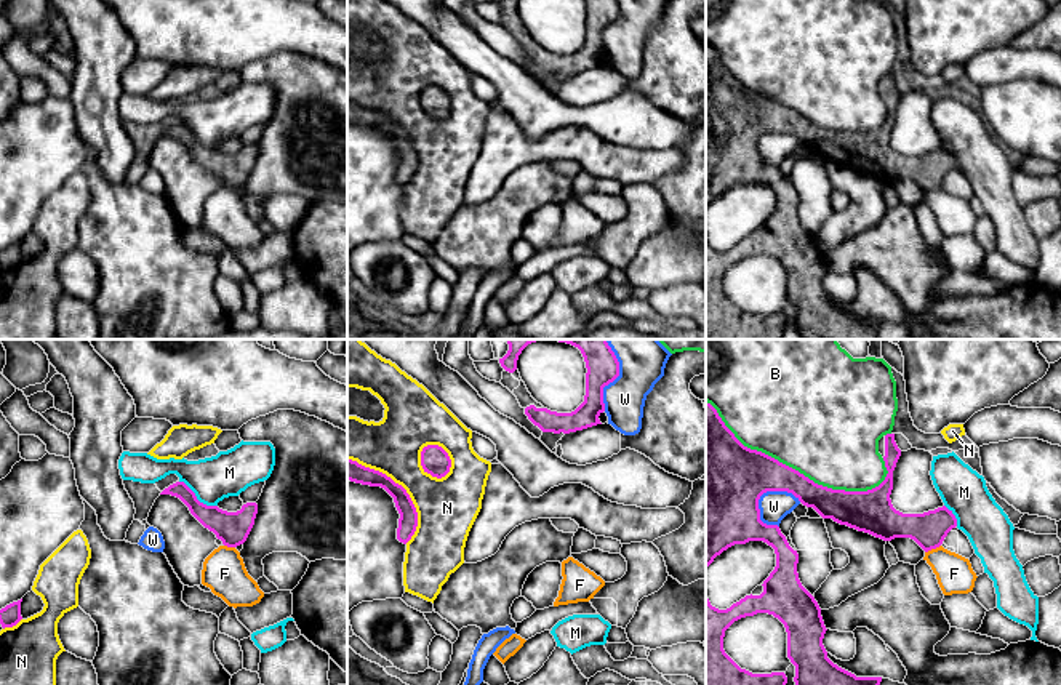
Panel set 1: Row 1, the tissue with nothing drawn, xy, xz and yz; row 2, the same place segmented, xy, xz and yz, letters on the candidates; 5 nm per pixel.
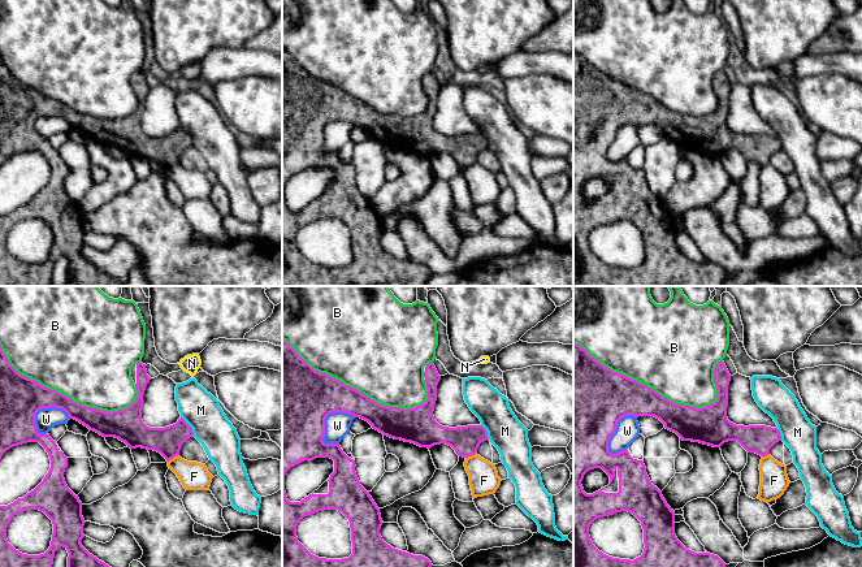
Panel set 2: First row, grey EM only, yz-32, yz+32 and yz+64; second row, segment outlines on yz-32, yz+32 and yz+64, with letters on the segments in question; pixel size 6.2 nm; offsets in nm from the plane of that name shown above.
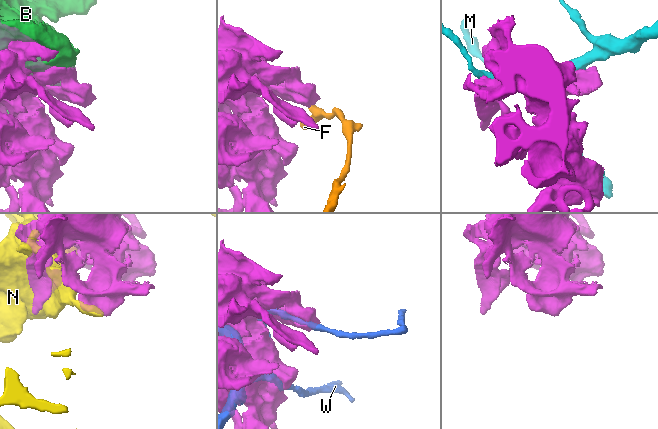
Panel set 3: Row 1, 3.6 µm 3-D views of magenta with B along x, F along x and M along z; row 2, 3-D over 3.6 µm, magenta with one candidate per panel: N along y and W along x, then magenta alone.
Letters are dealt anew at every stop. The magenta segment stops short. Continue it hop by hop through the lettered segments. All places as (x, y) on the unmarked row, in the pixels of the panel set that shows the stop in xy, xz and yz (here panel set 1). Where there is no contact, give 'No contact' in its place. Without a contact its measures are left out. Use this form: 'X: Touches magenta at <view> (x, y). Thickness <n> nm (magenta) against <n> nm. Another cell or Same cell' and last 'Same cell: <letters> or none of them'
B: Touches magenta at yz (794, 111). Thickness 260 nm (magenta) against 500 nm. Another cell
F: Touches magenta at yz (932, 189). Thickness 180 nm (magenta) against 190 nm. Another cell
M: Touches magenta at xy (196, 140). Thickness 170 nm (magenta) against 220 nm. Another cell
N: Touches magenta at xz (404, 130). Thickness 100 nm (magenta) against 300 nm. Another cell
W: Touches magenta at yz (768, 132). Thickness 420 nm (magenta) against 150 nm. Another cell
Same cell: none of them

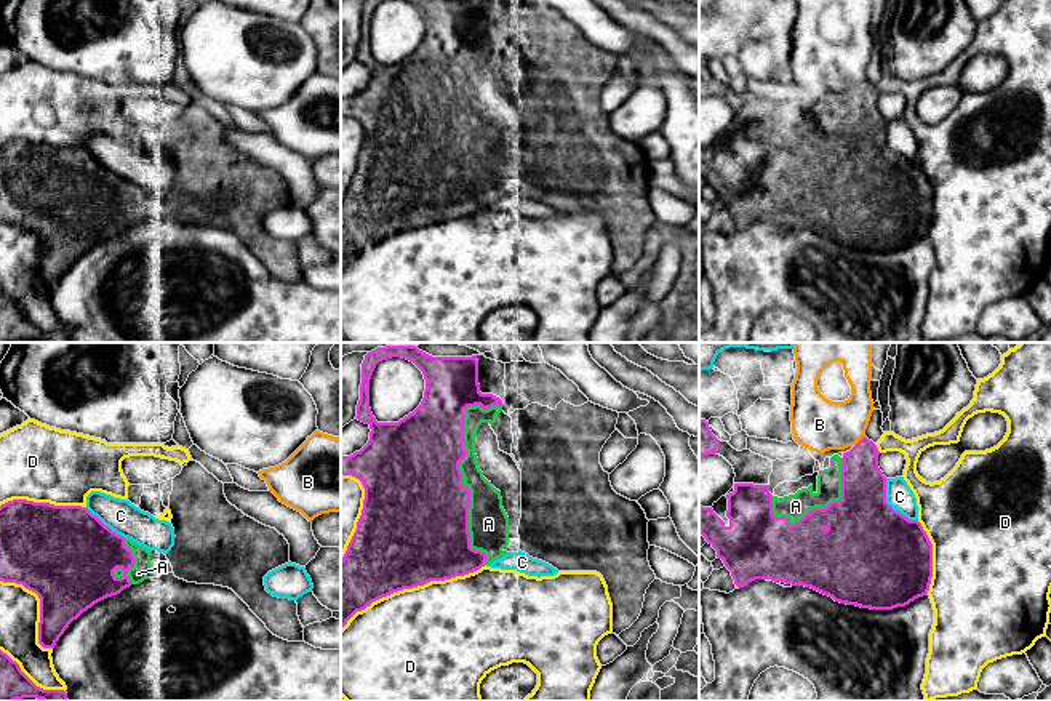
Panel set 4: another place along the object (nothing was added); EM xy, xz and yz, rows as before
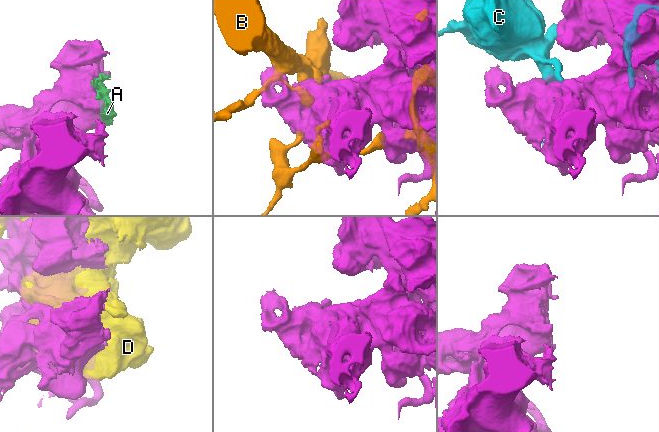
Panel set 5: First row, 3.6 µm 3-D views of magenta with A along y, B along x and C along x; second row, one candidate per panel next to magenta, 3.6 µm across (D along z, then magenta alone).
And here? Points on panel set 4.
A: Touches magenta at xz (461, 116). Thickness 500 nm (magenta) against 190 nm. Same cell
B: Touches magenta at yz (859, 82). Thickness 220 nm (magenta) against 280 nm. Another cell
C: Touches magenta at yz (890, 148). Thickness 480 nm (magenta) against 140 nm. Another cell
D: Touches magenta at xz (411, 229). Thickness 500 nm (magenta) against 500 nm. Another cell
Same cell: A

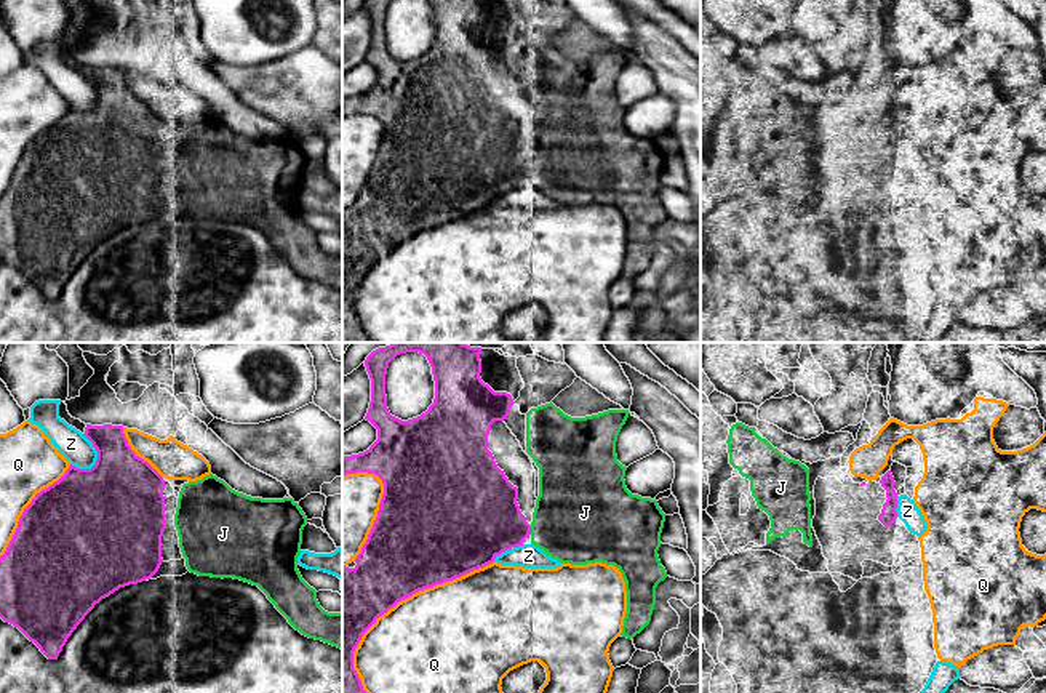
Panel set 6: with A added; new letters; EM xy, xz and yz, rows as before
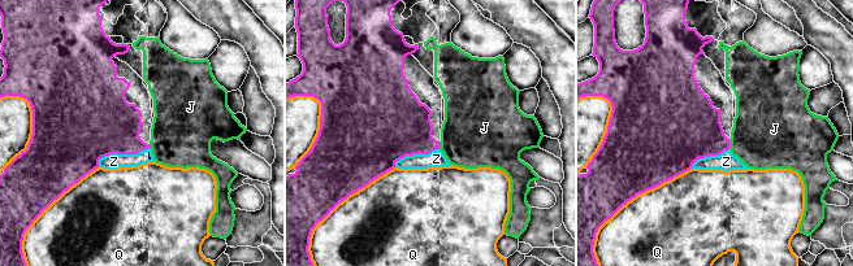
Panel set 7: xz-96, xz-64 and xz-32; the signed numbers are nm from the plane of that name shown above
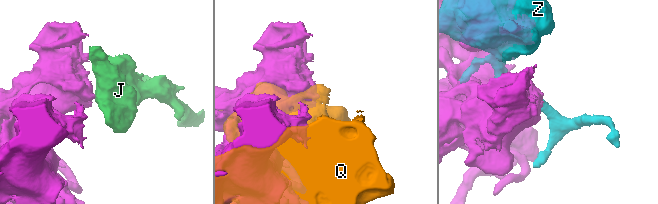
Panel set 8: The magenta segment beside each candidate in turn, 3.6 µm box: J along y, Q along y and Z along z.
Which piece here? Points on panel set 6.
J: Touches magenta at xz (530, 172). Thickness 400 nm (magenta) against 460 nm. Same cell
Q: Touches magenta at xz (394, 247). Thickness 380 nm (magenta) against 500 nm. Another cell
Z: Touches magenta at xy (96, 92). Thickness 400 nm (magenta) against 150 nm. Another cell
Same cell: J

